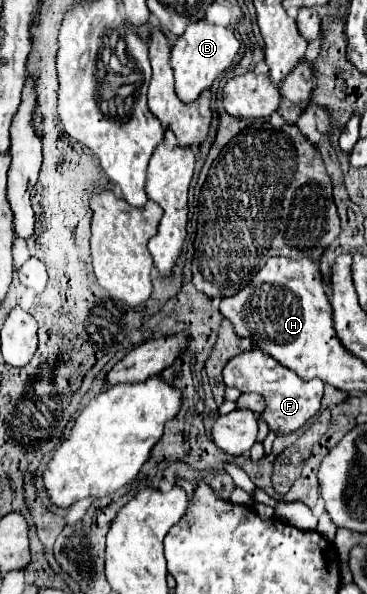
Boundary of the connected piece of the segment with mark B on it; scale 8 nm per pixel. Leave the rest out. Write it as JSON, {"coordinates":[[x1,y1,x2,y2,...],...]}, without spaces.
{"coordinates":[[206,20,192,22,186,28,186,32,176,40,172,48,172,56,170,56,170,64,176,78,176,96,184,104,192,104,194,100,198,100,200,94,210,90,214,80,232,66,238,54,238,48,240,44,234,38,234,32,230,28,210,26]]}

